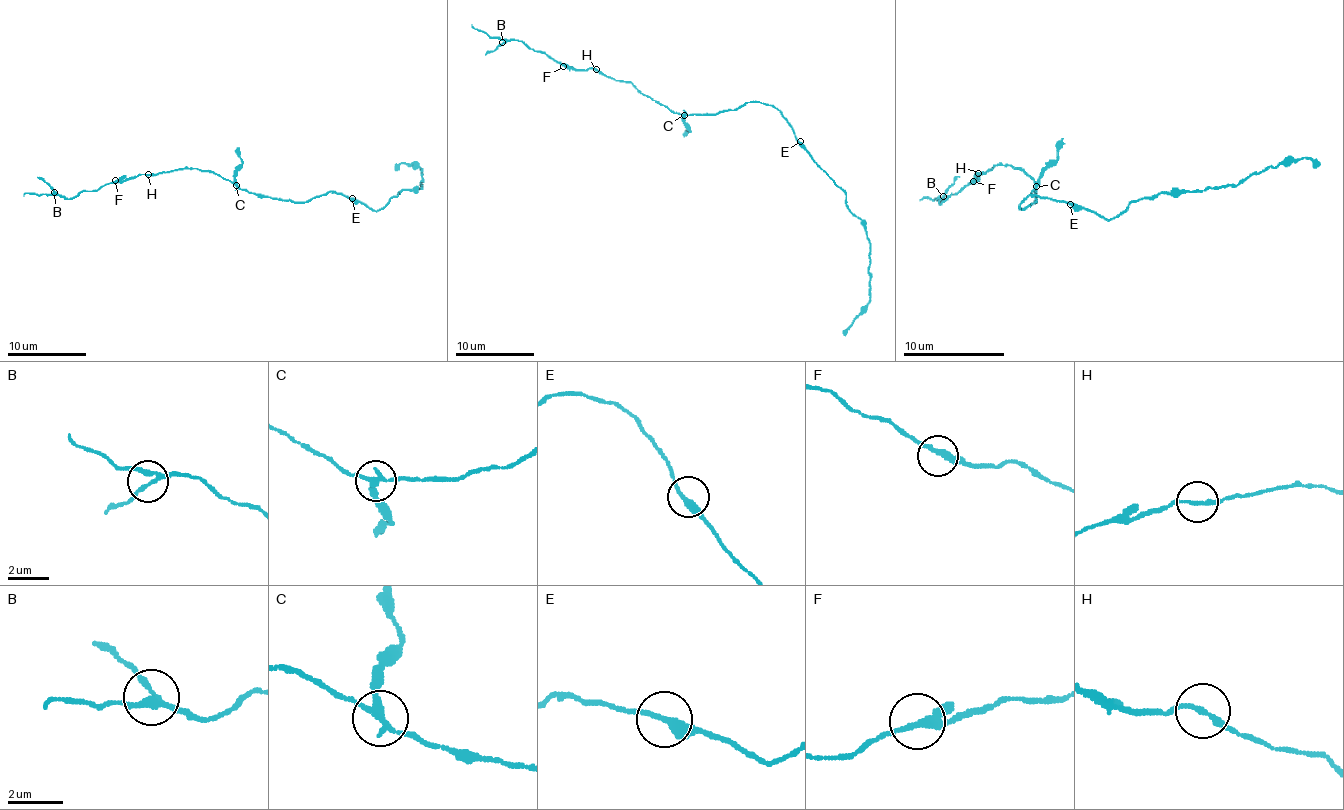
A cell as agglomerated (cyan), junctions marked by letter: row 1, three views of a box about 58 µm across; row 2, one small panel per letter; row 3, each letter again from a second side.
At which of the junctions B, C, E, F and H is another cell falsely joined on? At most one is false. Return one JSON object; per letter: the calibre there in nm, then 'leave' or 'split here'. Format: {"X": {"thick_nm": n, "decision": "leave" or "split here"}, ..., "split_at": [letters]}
{"B": {"thick_nm": 150, "decision": "leave"}, "C": {"thick_nm": 200, "decision": "split here"}, "E": {"thick_nm": 320, "decision": "leave"}, "F": {"thick_nm": 280, "decision": "leave"}, "H": {"thick_nm": 180, "decision": "leave"}, "split_at": ["C"]}

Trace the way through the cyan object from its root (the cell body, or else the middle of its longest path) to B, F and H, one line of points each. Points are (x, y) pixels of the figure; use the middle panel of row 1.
B: (743, 103), (717, 113), (673, 113), (630, 82), (608, 78), (592, 68), (563, 66), (519, 40), (502, 42)
F: (743, 103), (717, 113), (673, 113), (630, 82), (608, 78), (592, 68), (563, 66)
H: (743, 103), (735, 109), (717, 113), (673, 113), (644, 96), (630, 82), (608, 78), (596, 70)

